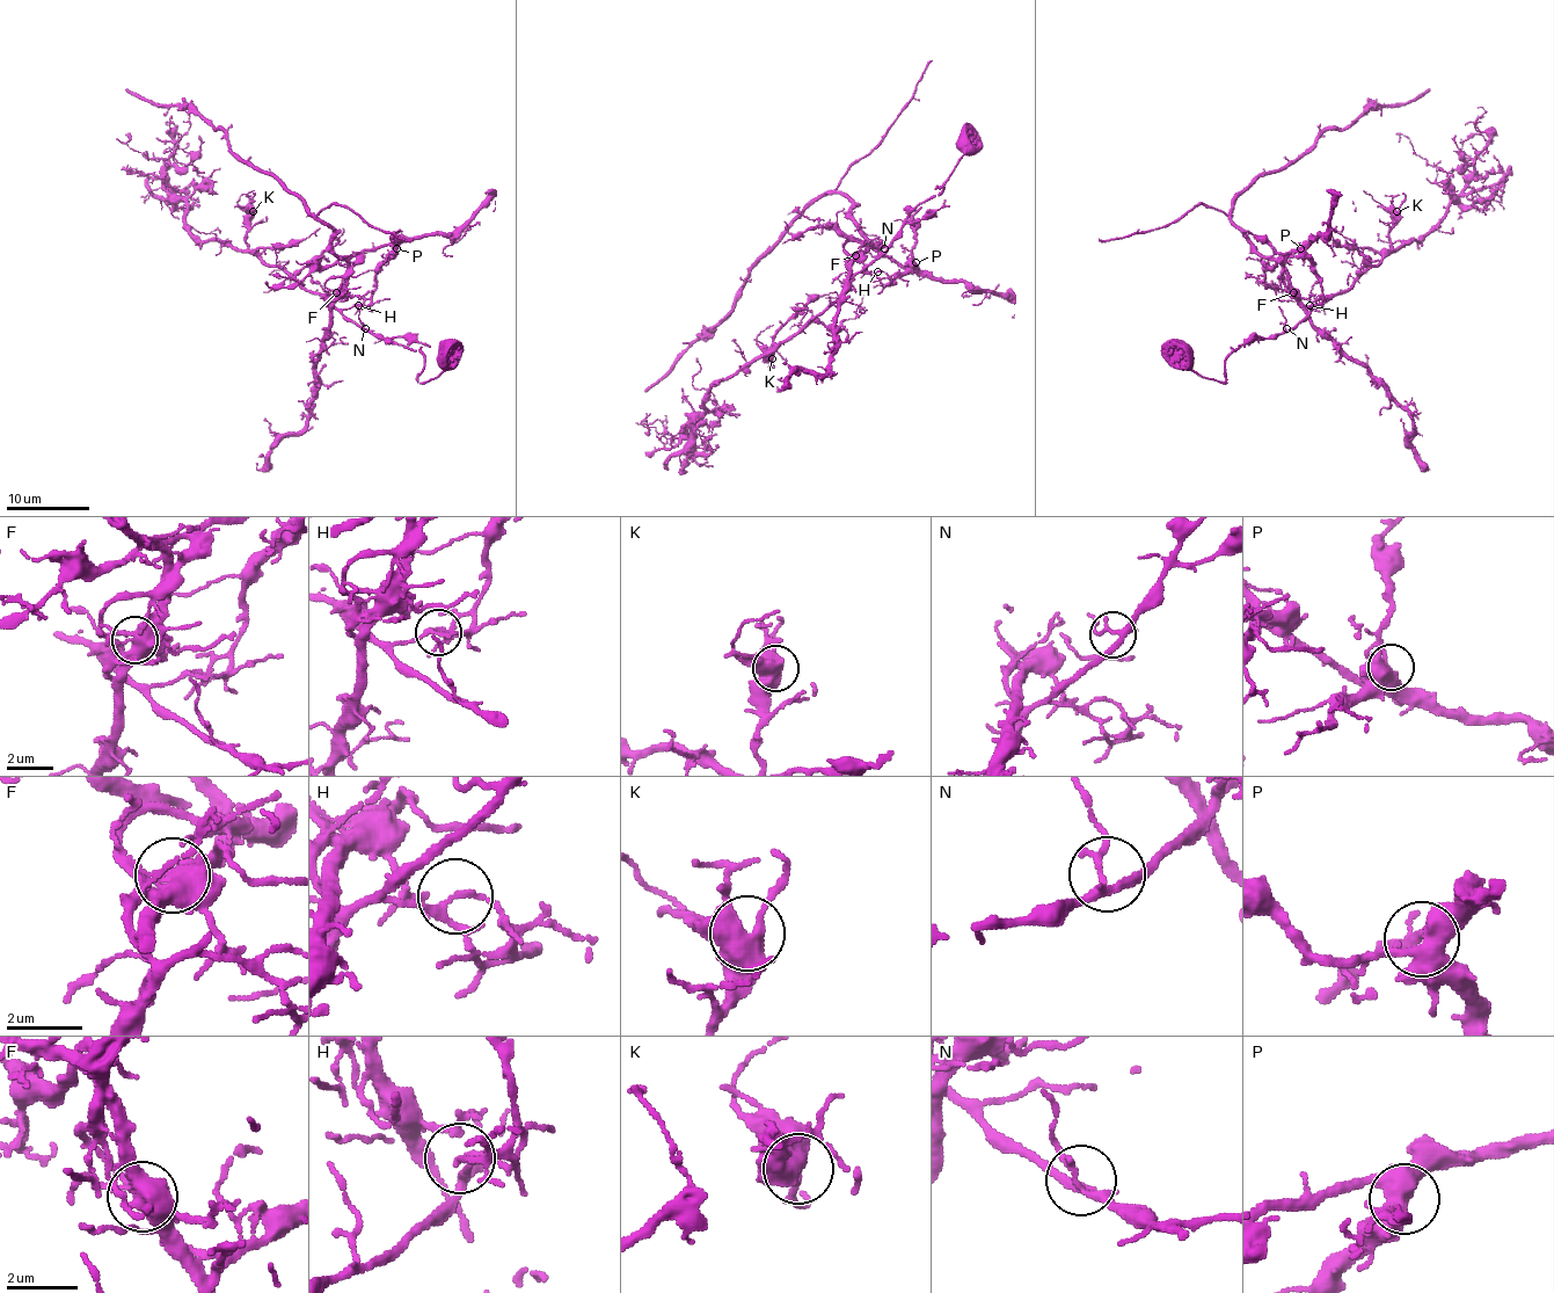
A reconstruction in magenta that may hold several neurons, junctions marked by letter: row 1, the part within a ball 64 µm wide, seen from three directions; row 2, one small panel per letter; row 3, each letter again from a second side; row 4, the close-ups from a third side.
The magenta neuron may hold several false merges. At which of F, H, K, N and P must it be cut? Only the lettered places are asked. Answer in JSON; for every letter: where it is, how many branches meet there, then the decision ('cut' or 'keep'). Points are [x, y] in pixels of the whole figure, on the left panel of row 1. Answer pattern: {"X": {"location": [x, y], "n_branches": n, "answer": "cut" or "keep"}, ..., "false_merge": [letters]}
{"F": {"location": [336, 292], "n_branches": 4, "answer": "cut"}, "H": {"location": [358, 305], "n_branches": 3, "answer": "cut"}, "K": {"location": [253, 211], "n_branches": 4, "answer": "keep"}, "N": {"location": [365, 328], "n_branches": 3, "answer": "keep"}, "P": {"location": [396, 248], "n_branches": 4, "answer": "keep"}, "false_merge": ["F", "H"]}

